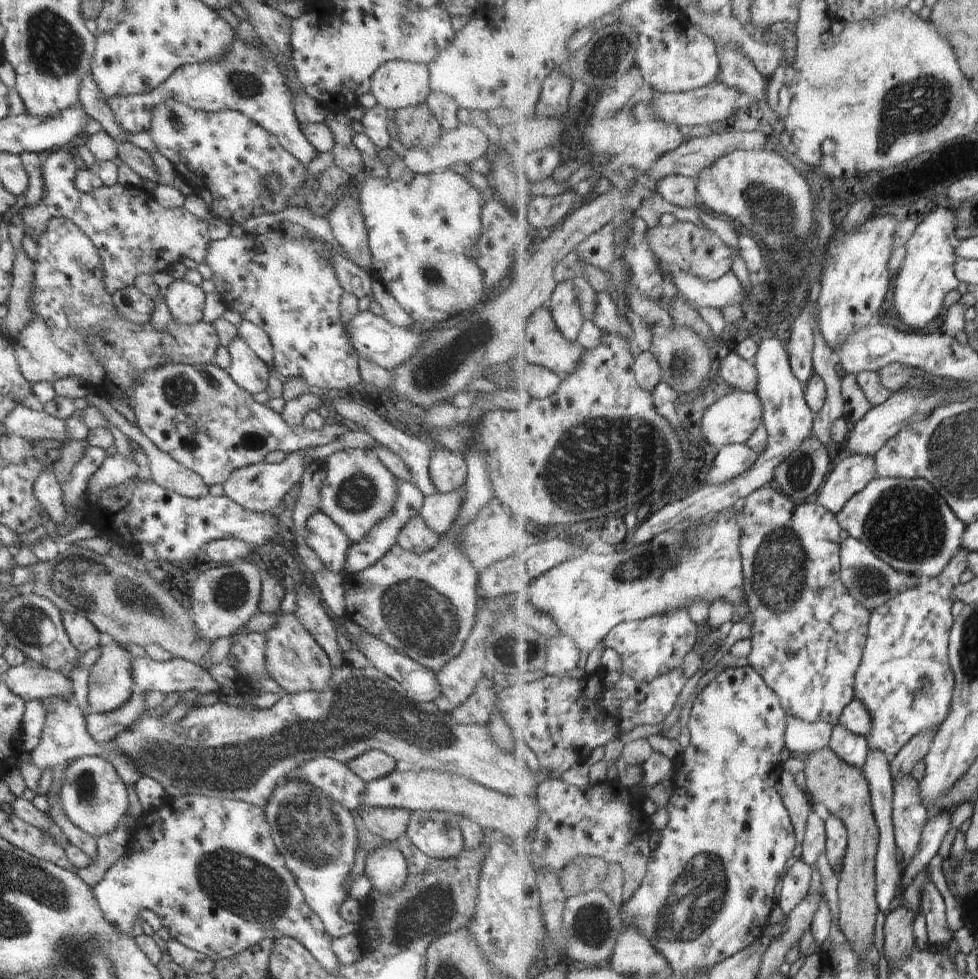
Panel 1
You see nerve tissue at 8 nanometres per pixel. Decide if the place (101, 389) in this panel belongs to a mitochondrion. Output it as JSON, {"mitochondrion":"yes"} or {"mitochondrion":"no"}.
{"mitochondrion":"no"}

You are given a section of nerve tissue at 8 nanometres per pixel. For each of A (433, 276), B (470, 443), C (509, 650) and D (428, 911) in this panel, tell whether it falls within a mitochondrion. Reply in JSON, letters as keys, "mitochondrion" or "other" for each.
{"A":"mitochondrion","B":"other","C":"mitochondrion","D":"mitochondrion"}

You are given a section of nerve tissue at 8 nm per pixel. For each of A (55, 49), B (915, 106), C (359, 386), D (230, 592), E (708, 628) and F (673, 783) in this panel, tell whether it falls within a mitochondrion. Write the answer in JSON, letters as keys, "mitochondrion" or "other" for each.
{"A":"mitochondrion","B":"mitochondrion","C":"other","D":"mitochondrion","E":"other","F":"other"}

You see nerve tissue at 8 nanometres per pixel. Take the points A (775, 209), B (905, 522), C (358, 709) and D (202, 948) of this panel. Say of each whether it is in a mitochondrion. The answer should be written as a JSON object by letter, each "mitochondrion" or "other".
{"A":"mitochondrion","B":"mitochondrion","C":"mitochondrion","D":"other"}

